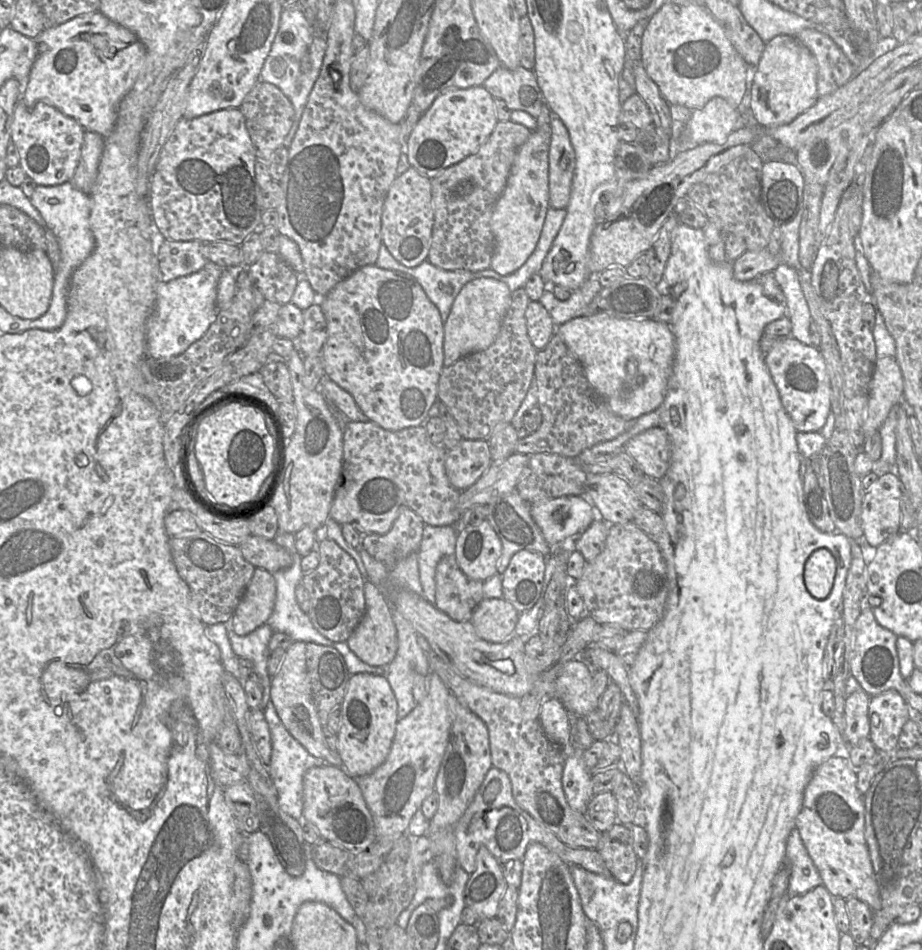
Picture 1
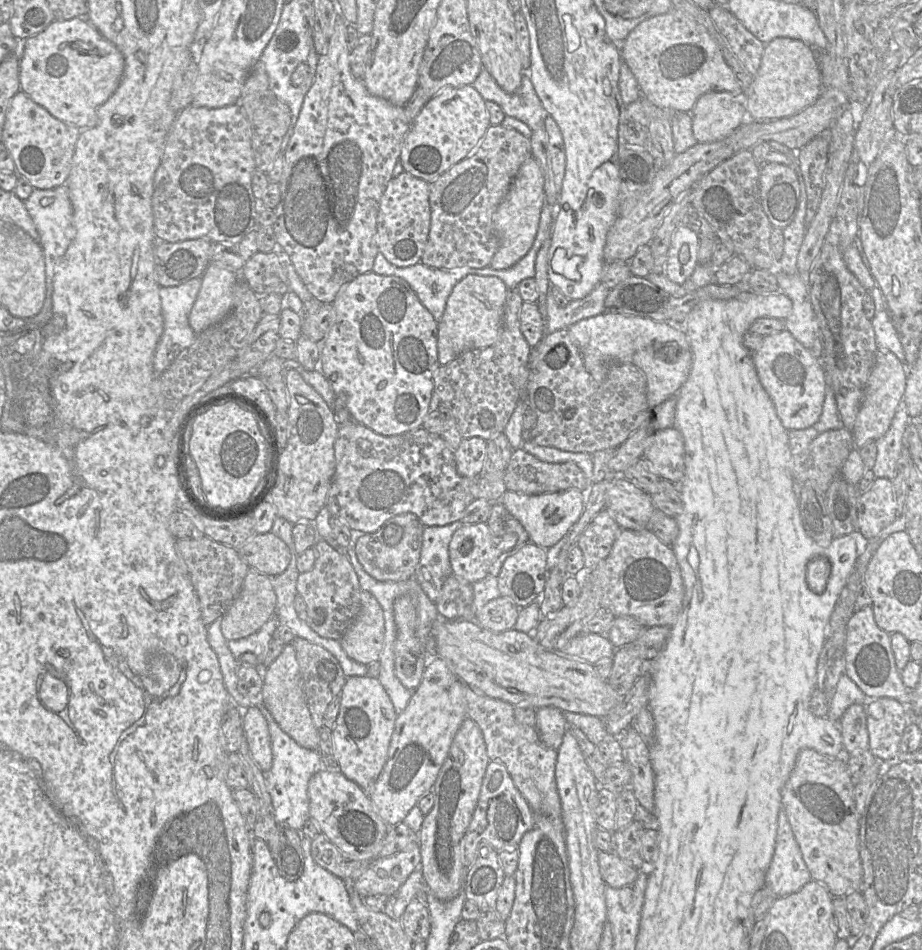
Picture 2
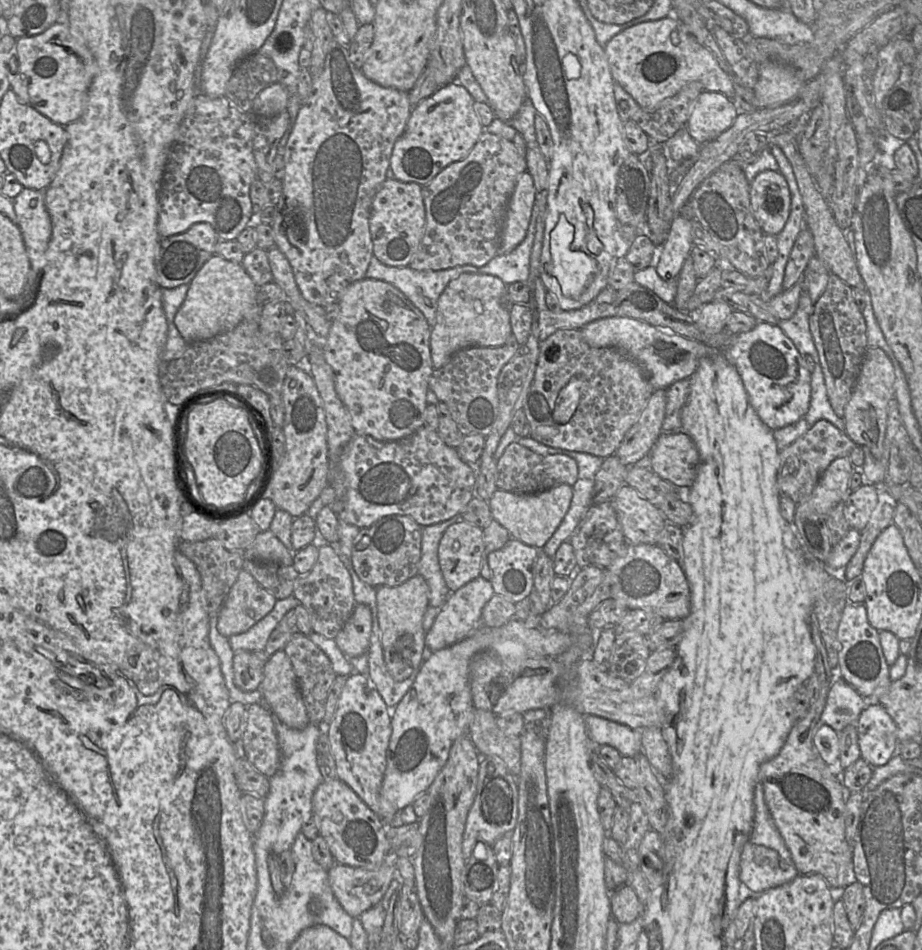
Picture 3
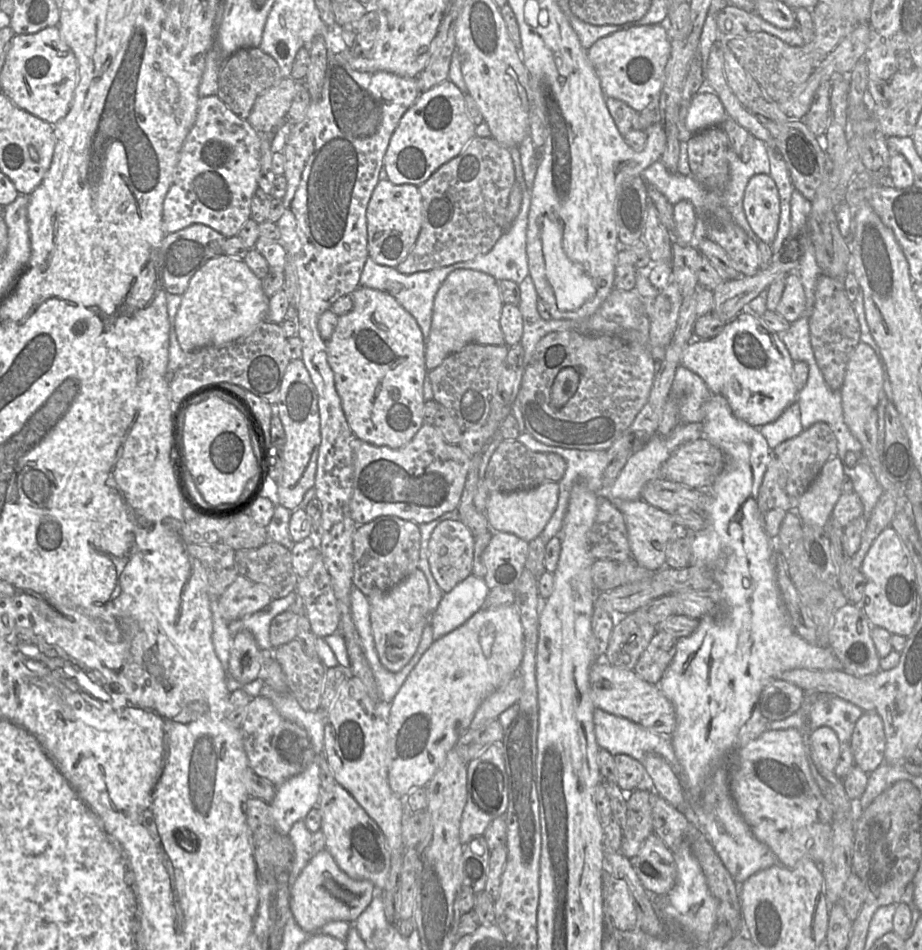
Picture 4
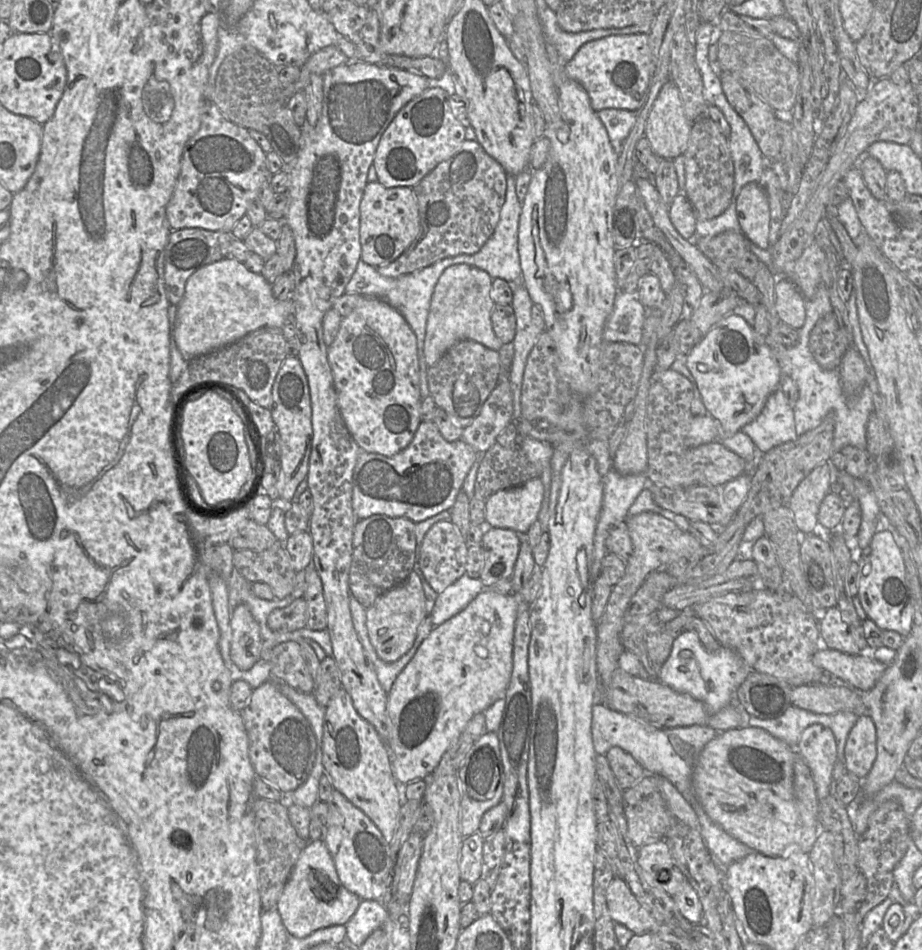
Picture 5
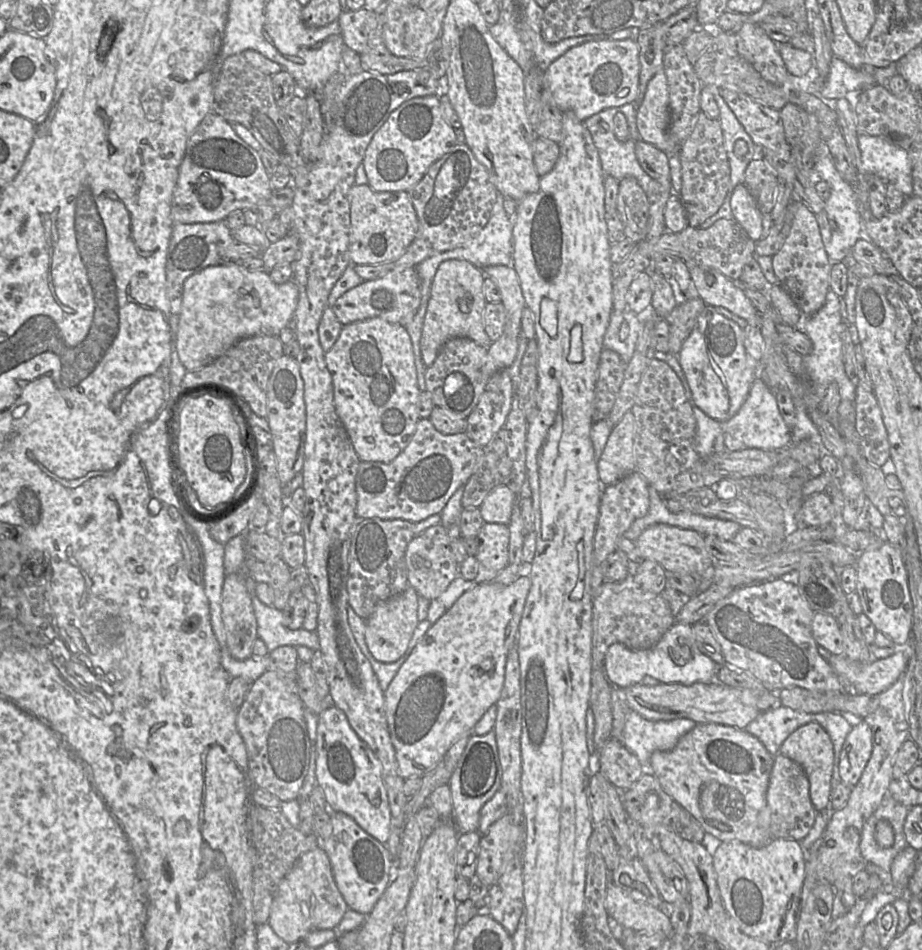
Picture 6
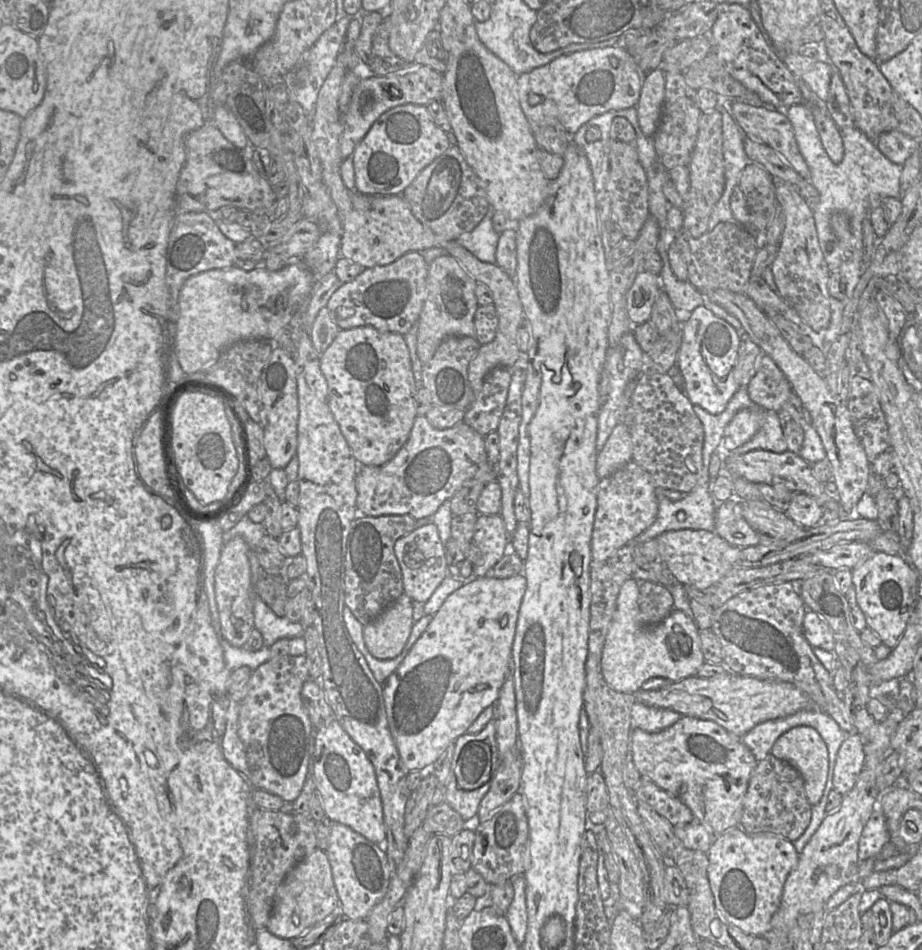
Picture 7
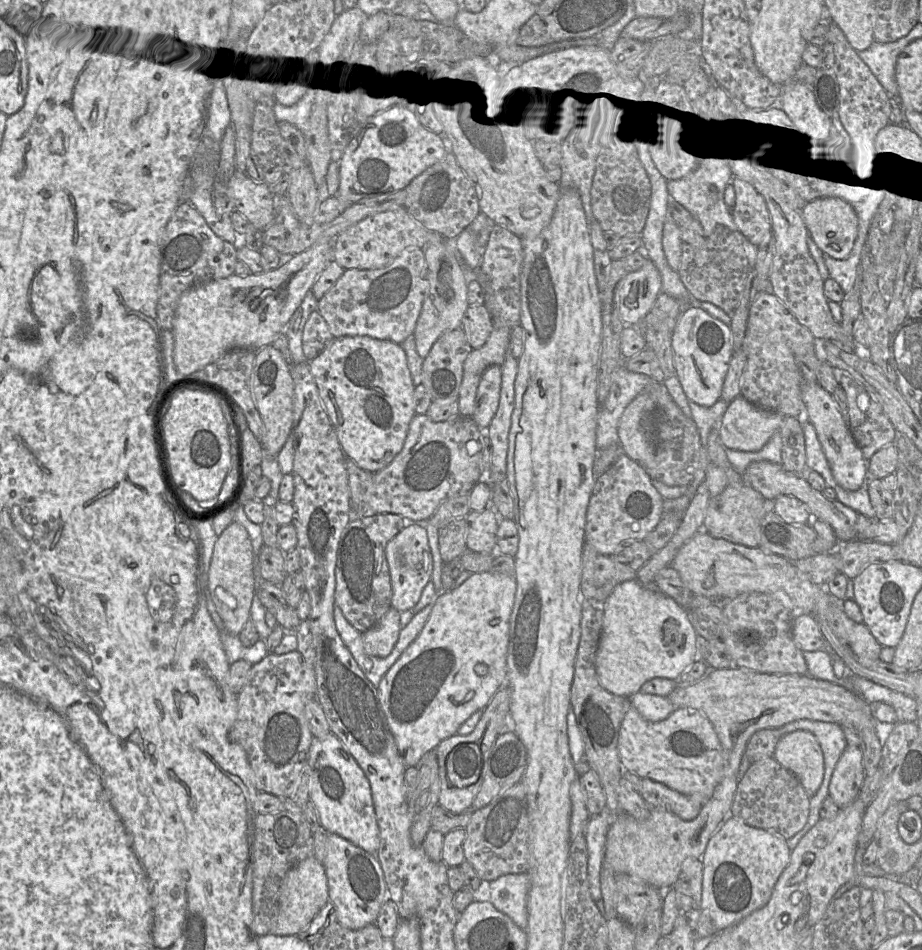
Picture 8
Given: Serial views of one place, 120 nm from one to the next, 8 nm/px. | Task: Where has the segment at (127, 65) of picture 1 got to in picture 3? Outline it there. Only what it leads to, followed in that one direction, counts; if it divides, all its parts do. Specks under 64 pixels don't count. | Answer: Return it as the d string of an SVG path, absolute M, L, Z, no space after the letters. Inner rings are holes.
M56 22L38 35L17 38L15 56L18 71L11 73L10 90L20 102L64 127L80 119L96 73L96 61L88 47L72 33L68 23Z

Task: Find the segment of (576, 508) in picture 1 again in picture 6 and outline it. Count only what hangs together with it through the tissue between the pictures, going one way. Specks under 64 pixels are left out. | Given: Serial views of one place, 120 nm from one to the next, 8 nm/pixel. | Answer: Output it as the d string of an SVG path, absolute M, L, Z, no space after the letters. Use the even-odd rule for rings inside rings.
M507 485L497 486L486 496L479 507L484 522L508 525L518 500L518 494Z

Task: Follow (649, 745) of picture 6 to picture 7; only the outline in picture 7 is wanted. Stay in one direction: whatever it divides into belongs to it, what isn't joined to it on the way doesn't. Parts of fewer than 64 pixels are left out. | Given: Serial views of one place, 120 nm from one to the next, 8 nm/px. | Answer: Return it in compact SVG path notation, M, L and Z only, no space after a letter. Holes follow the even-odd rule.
M636 701L631 708L631 728L656 733L672 726L681 717L673 710L651 707Z

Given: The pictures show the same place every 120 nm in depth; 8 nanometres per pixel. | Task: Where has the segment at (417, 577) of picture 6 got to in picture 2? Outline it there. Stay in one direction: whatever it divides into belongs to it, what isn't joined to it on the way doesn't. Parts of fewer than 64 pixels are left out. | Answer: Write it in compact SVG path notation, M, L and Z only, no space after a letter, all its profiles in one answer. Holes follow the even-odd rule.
M487 523L462 525L454 532L449 543L449 560L453 573L458 577L463 578L470 584L485 578L489 575L489 570L492 564L503 553L501 549L499 549L499 543L500 538L493 535Z

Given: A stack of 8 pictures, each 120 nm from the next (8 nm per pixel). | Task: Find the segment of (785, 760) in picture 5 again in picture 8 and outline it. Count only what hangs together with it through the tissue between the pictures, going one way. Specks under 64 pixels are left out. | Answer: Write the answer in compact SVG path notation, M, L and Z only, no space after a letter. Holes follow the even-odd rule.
M631 707L621 723L618 752L626 771L648 778L684 795L700 794L709 799L723 773L722 748L710 721L699 711L675 708L660 722L645 720Z

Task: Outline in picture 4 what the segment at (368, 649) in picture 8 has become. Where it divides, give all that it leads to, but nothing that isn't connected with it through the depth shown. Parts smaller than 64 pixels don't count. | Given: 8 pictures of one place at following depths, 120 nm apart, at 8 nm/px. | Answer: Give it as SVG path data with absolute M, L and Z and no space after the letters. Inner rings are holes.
M416 569L390 590L373 590L367 598L371 630L378 658L388 671L399 672L415 654L424 627L429 623L427 579L421 570Z

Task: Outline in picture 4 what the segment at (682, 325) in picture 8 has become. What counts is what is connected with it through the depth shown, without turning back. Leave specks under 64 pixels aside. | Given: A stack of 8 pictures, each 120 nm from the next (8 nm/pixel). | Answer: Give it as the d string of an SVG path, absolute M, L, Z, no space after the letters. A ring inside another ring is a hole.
M741 312L735 319L730 321L725 326L725 328L720 334L718 334L714 338L711 338L710 340L693 339L690 343L688 343L688 345L682 352L680 358L680 365L686 367L687 369L699 375L703 379L703 381L705 382L712 394L723 395L727 399L733 414L737 418L742 419L743 421L747 422L748 424L754 427L761 427L762 425L775 421L788 406L797 401L797 397L799 394L793 381L794 361L792 360L786 346L779 338L778 334L767 330L759 321L758 317L752 315L751 313Z

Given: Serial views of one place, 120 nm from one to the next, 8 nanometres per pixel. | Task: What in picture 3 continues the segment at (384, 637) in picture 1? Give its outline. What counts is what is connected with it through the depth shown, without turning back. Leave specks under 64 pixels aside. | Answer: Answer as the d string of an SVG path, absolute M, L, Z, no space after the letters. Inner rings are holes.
M356 604L334 640L346 657L356 657L367 654L371 633L371 609L367 605Z

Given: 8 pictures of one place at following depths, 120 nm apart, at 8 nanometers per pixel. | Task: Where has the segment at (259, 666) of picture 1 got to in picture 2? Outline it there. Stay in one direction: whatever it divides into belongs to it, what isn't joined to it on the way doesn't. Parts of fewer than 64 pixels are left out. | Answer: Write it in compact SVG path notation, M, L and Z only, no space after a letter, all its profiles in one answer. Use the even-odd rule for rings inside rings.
M273 616L252 635L237 640L228 640L228 646L236 658L240 658L244 653L251 652L259 660L259 666L263 665L268 646L273 639L273 633L279 624L279 620Z

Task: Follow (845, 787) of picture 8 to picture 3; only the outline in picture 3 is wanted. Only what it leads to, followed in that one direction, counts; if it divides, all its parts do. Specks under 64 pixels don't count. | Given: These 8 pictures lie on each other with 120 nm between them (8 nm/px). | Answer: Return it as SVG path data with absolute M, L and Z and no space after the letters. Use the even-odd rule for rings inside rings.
M869 704L856 722L861 758L873 768L885 765L898 751L897 727L880 704Z

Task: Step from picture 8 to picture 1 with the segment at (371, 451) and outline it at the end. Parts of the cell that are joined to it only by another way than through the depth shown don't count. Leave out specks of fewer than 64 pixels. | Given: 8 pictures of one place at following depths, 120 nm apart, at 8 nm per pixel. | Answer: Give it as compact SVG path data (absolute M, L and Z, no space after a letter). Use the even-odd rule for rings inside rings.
M374 265L363 266L338 283L328 294L318 298L327 321L327 339L322 349L323 367L326 375L349 392L370 421L380 427L398 431L424 425L432 404L438 399L438 382L444 366L444 324L438 308L431 302L421 285L410 275Z

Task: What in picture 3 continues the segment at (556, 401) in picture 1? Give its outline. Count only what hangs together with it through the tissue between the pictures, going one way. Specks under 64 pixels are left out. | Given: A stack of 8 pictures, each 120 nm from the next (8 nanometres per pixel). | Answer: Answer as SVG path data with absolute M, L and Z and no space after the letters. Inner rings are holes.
M562 329L539 343L534 378L522 410L530 426L530 436L536 441L549 447L605 458L615 454L626 433L647 406L654 390L646 370L620 350L612 347L592 347L585 342L580 329ZM573 377L580 381L580 401L572 418L567 423L560 424L553 419L553 410L559 392Z

